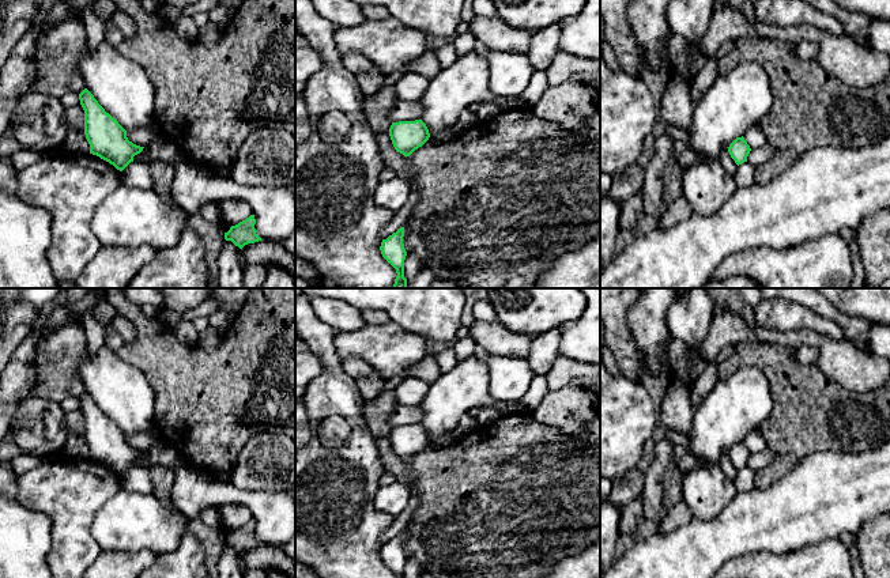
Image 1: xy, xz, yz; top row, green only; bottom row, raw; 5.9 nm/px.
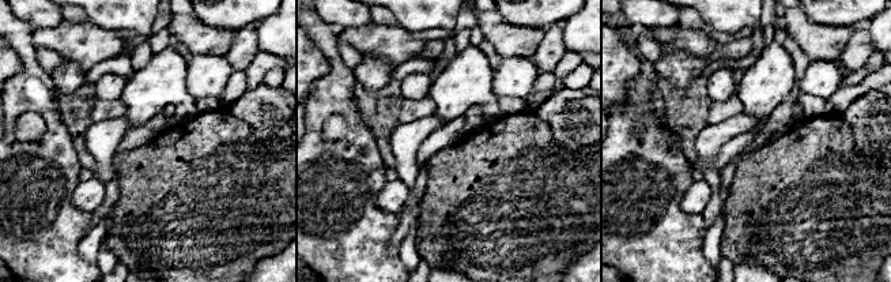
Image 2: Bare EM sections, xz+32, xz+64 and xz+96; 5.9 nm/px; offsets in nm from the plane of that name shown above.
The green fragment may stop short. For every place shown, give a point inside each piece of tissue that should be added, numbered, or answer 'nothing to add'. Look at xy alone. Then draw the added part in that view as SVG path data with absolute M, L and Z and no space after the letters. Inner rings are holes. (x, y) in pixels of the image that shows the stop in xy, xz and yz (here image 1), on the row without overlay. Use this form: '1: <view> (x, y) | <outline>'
nothing to add

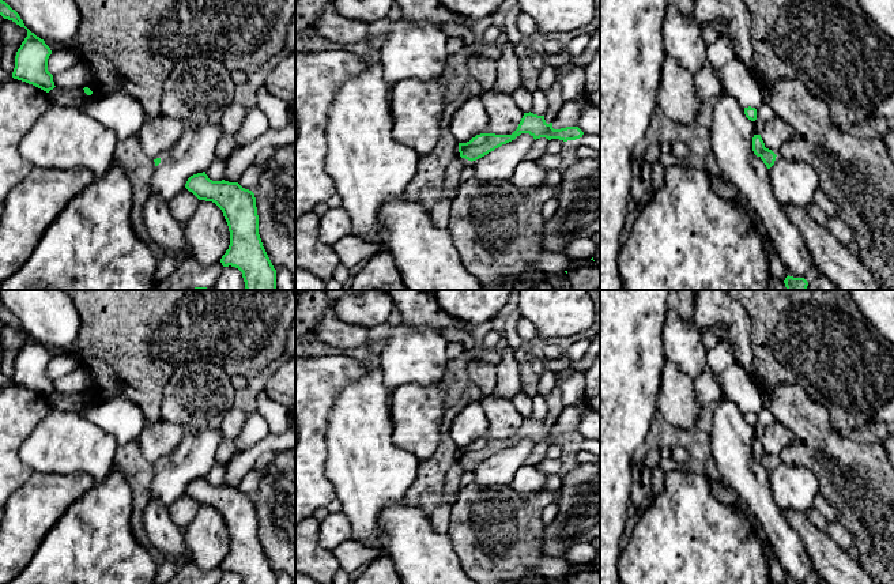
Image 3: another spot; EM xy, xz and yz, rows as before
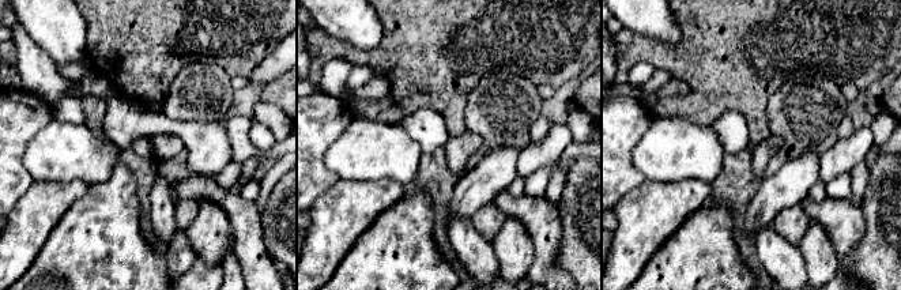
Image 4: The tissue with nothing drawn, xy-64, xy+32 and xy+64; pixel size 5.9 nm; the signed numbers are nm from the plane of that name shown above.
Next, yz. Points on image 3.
nothing to add

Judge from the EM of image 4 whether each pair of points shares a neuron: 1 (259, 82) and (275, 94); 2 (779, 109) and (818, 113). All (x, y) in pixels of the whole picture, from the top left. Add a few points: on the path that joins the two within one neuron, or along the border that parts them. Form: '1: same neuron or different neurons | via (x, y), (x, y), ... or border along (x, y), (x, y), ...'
1: different neurons | border along (282, 74), (261, 89)
2: same neuron | via (788, 110), (809, 112)

